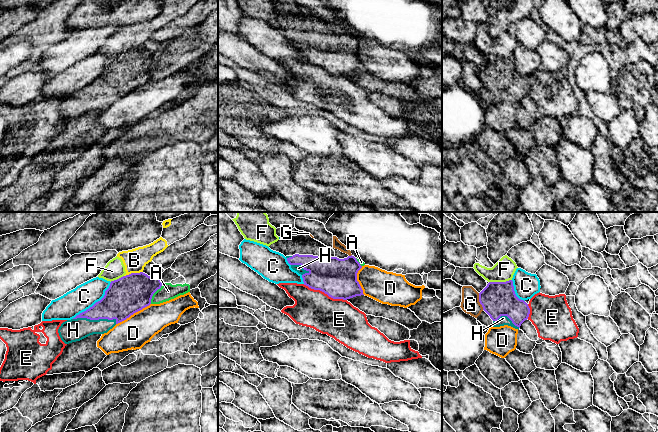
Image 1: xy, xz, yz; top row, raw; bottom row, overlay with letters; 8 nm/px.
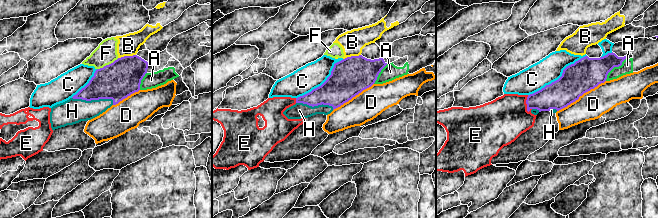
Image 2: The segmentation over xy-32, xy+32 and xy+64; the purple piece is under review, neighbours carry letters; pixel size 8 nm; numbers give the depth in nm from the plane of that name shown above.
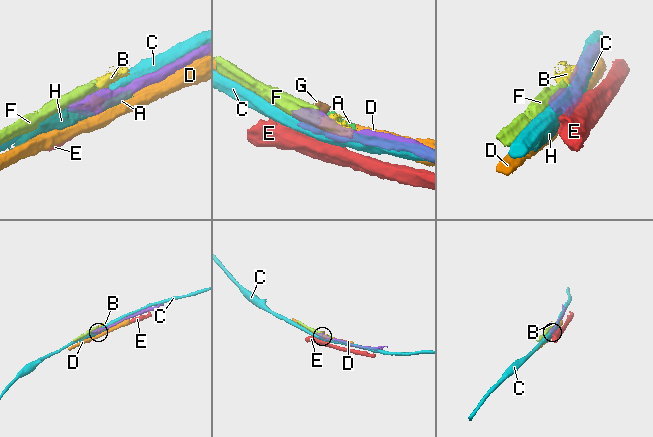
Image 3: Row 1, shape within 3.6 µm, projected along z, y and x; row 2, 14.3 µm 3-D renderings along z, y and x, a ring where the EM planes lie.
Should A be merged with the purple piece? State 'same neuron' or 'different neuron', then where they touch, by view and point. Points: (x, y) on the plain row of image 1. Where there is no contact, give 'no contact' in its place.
different neuron; contact xy (153, 69)

